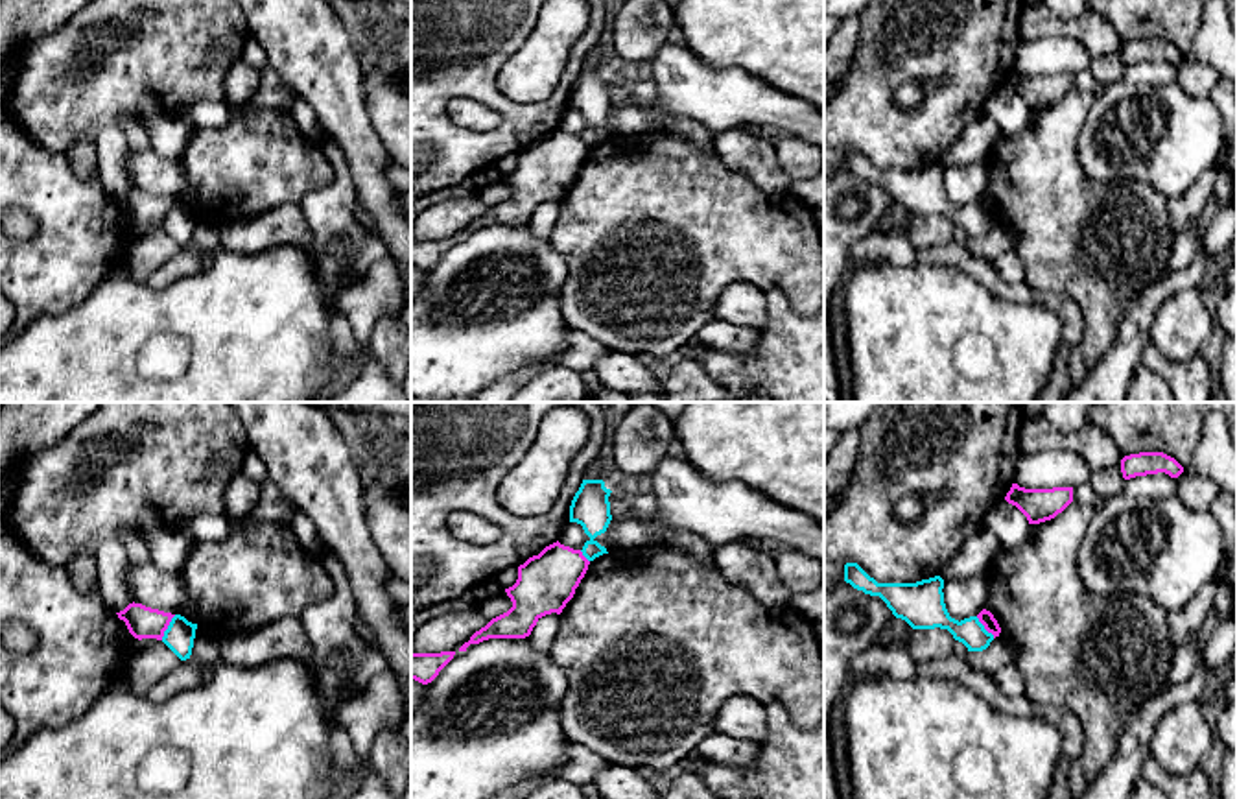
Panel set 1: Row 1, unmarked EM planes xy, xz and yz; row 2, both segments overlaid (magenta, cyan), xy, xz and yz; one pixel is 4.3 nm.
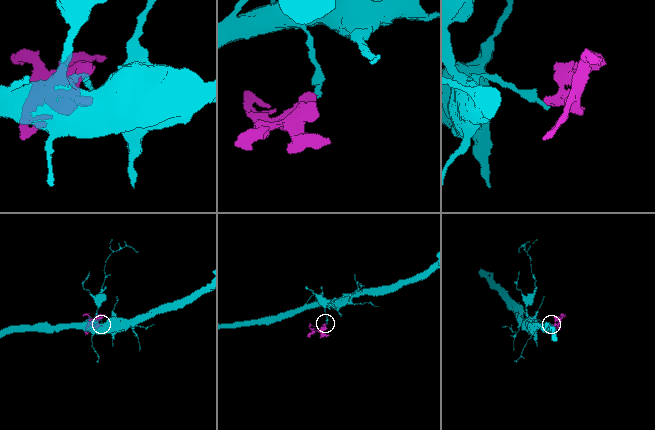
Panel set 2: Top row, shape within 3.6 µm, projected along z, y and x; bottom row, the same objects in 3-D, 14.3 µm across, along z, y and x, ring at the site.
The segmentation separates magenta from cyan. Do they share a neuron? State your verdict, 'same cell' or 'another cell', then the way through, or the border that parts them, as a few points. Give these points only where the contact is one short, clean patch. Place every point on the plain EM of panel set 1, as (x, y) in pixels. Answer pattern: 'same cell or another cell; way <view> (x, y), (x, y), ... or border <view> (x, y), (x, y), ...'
another cell; border xy (176, 202), (161, 226)

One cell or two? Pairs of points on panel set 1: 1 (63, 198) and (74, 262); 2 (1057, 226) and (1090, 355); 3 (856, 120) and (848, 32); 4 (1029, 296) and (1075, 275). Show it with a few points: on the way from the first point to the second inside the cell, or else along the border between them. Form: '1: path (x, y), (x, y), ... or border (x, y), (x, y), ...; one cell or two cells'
1: path (72, 214), (74, 246); one cell
2: path (1086, 257), (1095, 272), (1095, 323); one cell
3: border (861, 21), (854, 61), (843, 78); two cells
4: border (1025, 281), (1038, 290), (1062, 292), (1081, 307); two cells

